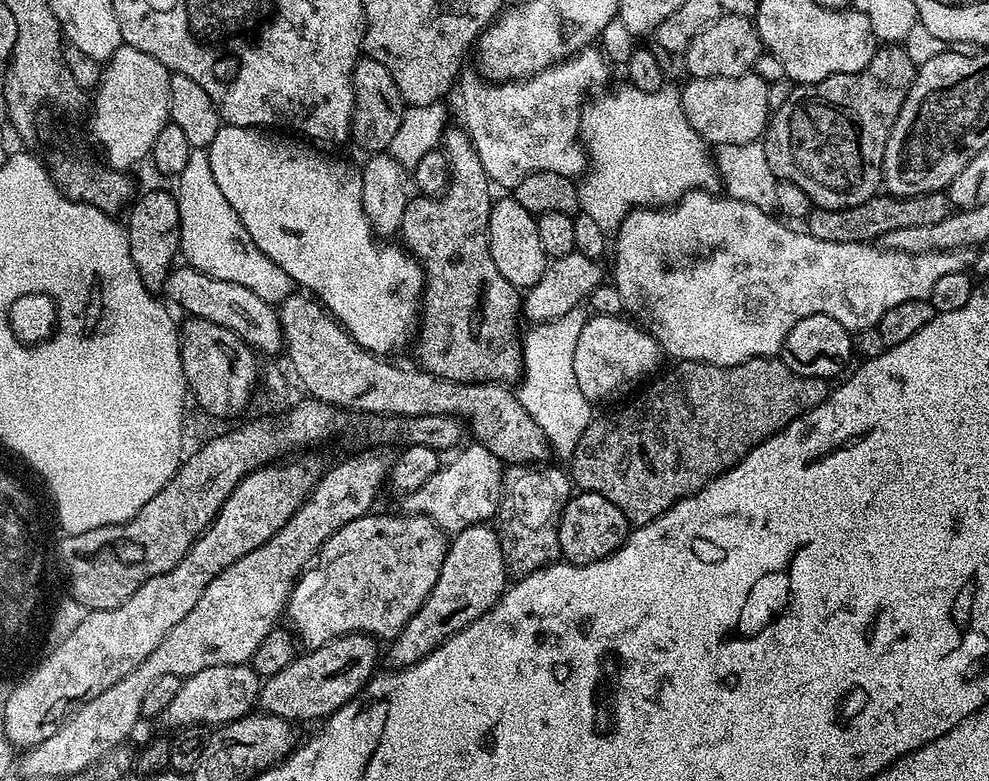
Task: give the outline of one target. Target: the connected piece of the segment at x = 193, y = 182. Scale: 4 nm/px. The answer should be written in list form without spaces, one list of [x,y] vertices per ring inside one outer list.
[[[193,148],[178,184],[180,189],[175,189],[174,195],[180,211],[180,252],[191,267],[208,276],[222,278],[222,282],[246,286],[246,290],[273,306],[293,295],[294,285],[286,270],[262,254],[230,202],[226,202],[222,190],[218,190],[218,182],[214,182],[214,174],[210,174],[210,158],[205,149]]]

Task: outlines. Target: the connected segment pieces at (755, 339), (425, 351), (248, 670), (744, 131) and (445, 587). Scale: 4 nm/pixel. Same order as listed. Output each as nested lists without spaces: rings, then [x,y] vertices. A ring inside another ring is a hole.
[[[703,190],[688,192],[683,200],[677,200],[671,206],[658,208],[645,206],[626,214],[626,218],[614,233],[616,265],[610,268],[610,276],[616,285],[618,294],[622,294],[622,306],[625,313],[659,342],[660,351],[665,357],[673,356],[673,361],[676,362],[697,360],[703,364],[734,366],[752,360],[755,356],[775,357],[783,349],[786,334],[790,334],[790,330],[794,330],[794,326],[798,322],[802,322],[802,318],[810,318],[810,314],[826,314],[830,318],[834,318],[834,322],[838,322],[849,330],[874,328],[880,323],[882,314],[886,314],[886,310],[890,310],[902,302],[928,299],[930,290],[934,290],[934,282],[938,282],[938,278],[943,278],[946,274],[965,271],[969,267],[967,264],[971,262],[973,255],[968,250],[910,254],[909,252],[895,252],[889,248],[879,248],[868,242],[822,242],[811,236],[806,230],[795,232],[792,228],[795,227],[789,226],[772,212],[764,212],[758,206],[750,206],[741,200],[734,200],[727,194],[713,194]],[[628,240],[652,241],[649,244],[636,244],[633,248],[628,248]]]
[[[449,127],[444,133],[442,151],[450,171],[448,187],[438,196],[413,195],[405,206],[398,233],[403,247],[423,264],[425,272],[421,322],[414,349],[418,352],[419,365],[425,371],[452,383],[512,382],[523,373],[523,349],[518,337],[522,296],[519,289],[499,273],[498,266],[490,258],[488,223],[494,203],[493,189],[467,128]]]
[[[248,664],[207,667],[181,681],[178,693],[164,712],[164,720],[172,728],[194,724],[219,726],[237,720],[249,715],[257,705],[261,683],[261,677]]]
[[[756,75],[689,79],[688,85],[680,88],[686,122],[690,122],[697,134],[712,146],[759,141],[770,119],[770,109],[766,102],[769,81]]]
[[[487,523],[471,524],[451,537],[440,577],[438,582],[434,582],[434,590],[430,590],[426,602],[422,602],[414,618],[410,618],[410,622],[406,622],[404,629],[387,645],[388,660],[392,663],[389,665],[393,669],[409,668],[422,662],[422,658],[442,646],[442,642],[494,608],[504,595],[510,580],[504,548],[499,531],[488,527],[492,526]]]

